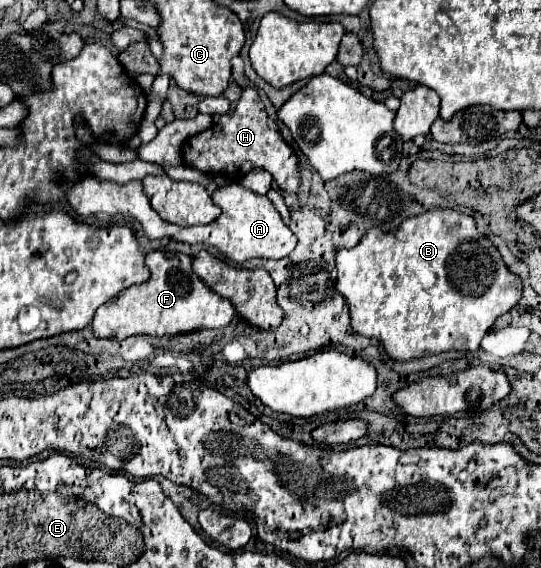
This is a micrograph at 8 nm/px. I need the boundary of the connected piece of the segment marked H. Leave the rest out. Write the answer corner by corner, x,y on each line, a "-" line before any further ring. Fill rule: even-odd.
245,88
241,100
231,114
223,114
217,124
189,138
183,144
183,162
205,174
225,174
227,178
241,178
253,168
267,170
283,192
297,194
301,186
299,158
277,130
267,126
267,112
253,88

